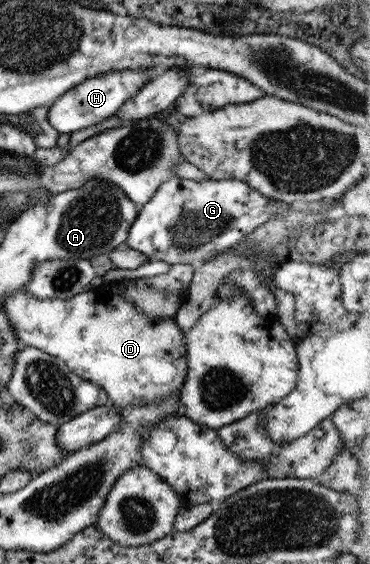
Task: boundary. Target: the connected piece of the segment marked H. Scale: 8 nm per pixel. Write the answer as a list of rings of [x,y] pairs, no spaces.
[[[139,67],[113,72],[104,72],[91,78],[86,78],[82,83],[71,87],[62,95],[59,95],[49,105],[47,110],[48,123],[57,133],[70,135],[78,129],[84,129],[96,125],[117,113],[118,108],[127,102],[146,82],[148,68]]]

